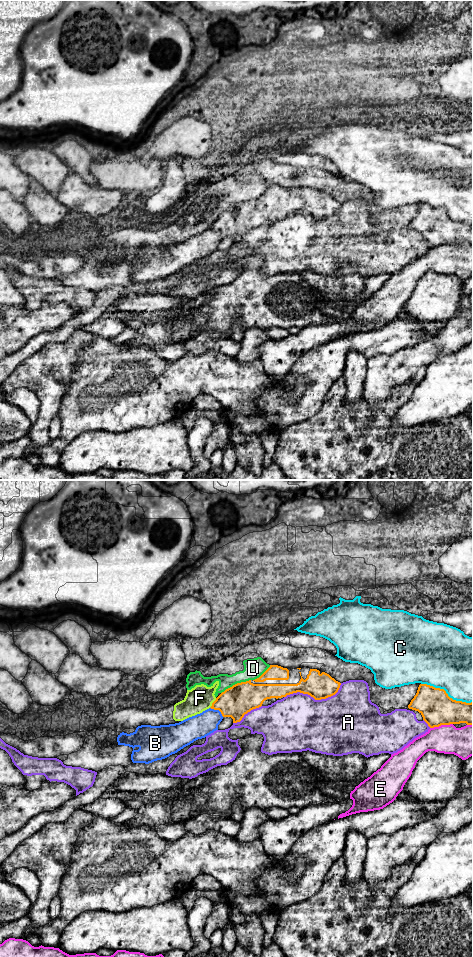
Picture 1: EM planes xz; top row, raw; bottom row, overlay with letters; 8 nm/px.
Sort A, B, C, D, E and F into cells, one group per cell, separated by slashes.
A / B / C / D F / E

